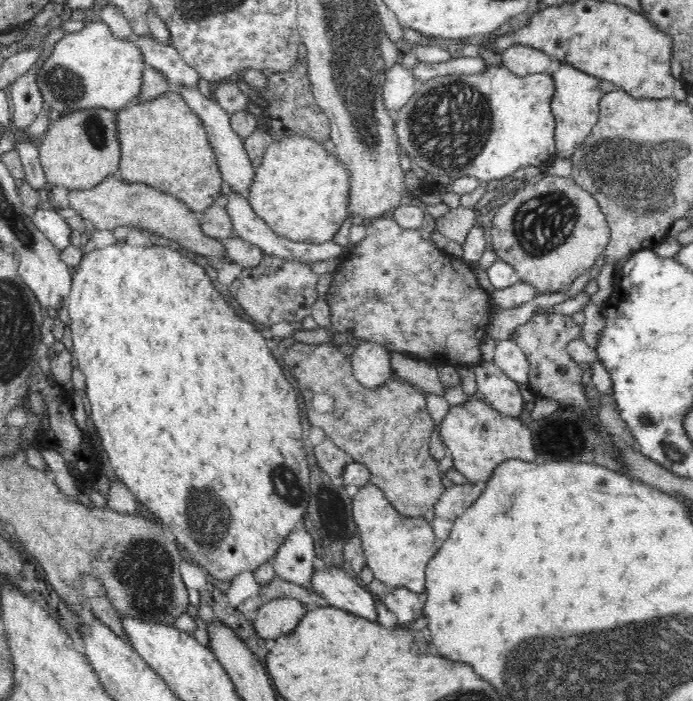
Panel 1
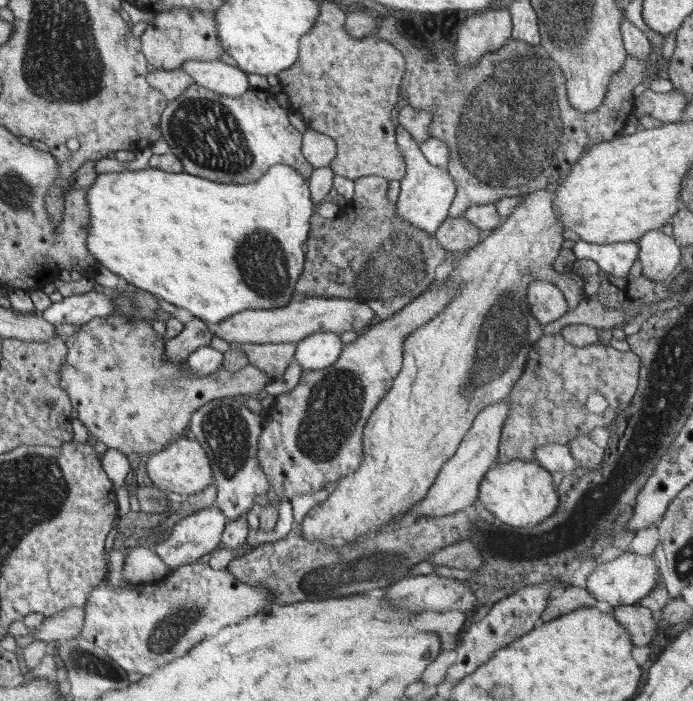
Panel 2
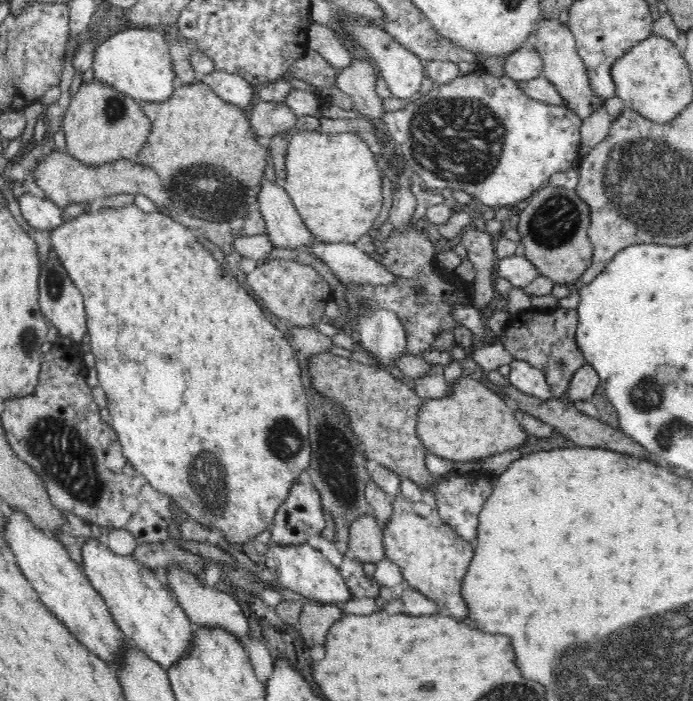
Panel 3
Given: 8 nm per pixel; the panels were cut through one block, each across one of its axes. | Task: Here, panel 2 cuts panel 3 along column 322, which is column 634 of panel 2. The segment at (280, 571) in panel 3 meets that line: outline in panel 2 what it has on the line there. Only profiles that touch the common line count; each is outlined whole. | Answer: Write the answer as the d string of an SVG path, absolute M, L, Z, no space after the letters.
M626 551L609 562L596 564L593 571L587 575L584 590L596 601L608 602L612 607L636 605L656 587L660 579L662 577L660 577L658 561L654 556L642 556Z

